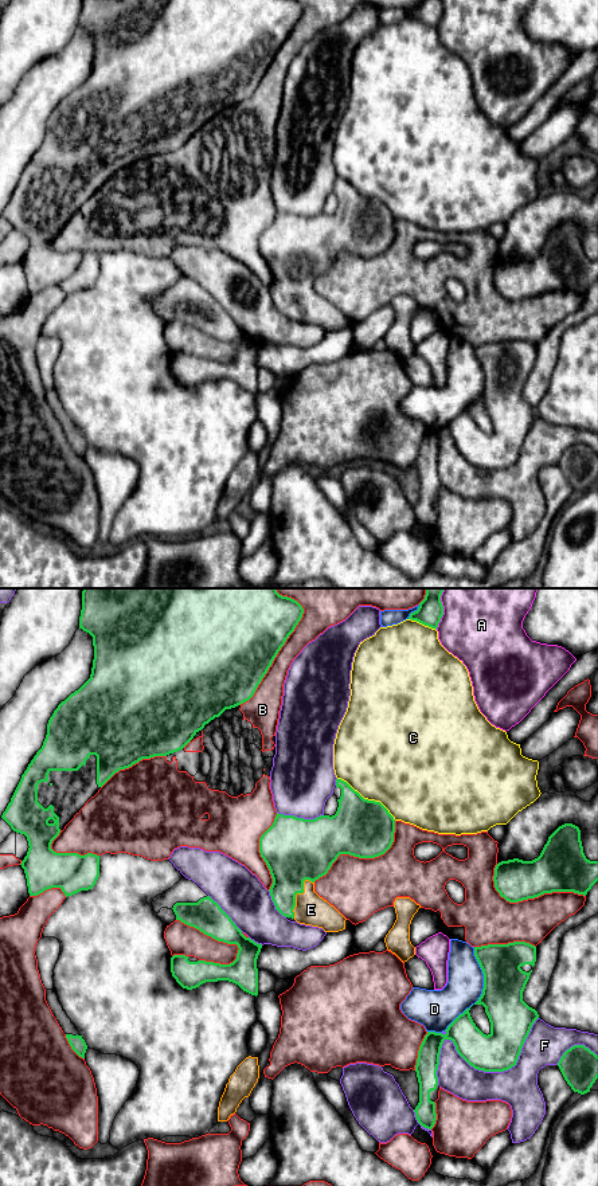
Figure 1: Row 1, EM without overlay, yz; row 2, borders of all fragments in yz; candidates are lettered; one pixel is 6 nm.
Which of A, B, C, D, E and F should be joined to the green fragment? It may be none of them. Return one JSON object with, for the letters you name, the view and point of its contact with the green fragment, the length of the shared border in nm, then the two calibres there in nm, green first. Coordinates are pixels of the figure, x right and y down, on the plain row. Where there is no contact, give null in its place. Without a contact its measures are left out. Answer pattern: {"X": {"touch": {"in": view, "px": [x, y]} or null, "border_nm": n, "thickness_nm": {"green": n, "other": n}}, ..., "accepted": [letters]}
{"E": {"touch": {"in": "yz", "px": [294, 294]}, "border_nm": 260, "thickness_nm": {"green": 340, "other": 190}}, "accepted": ["E"]}

